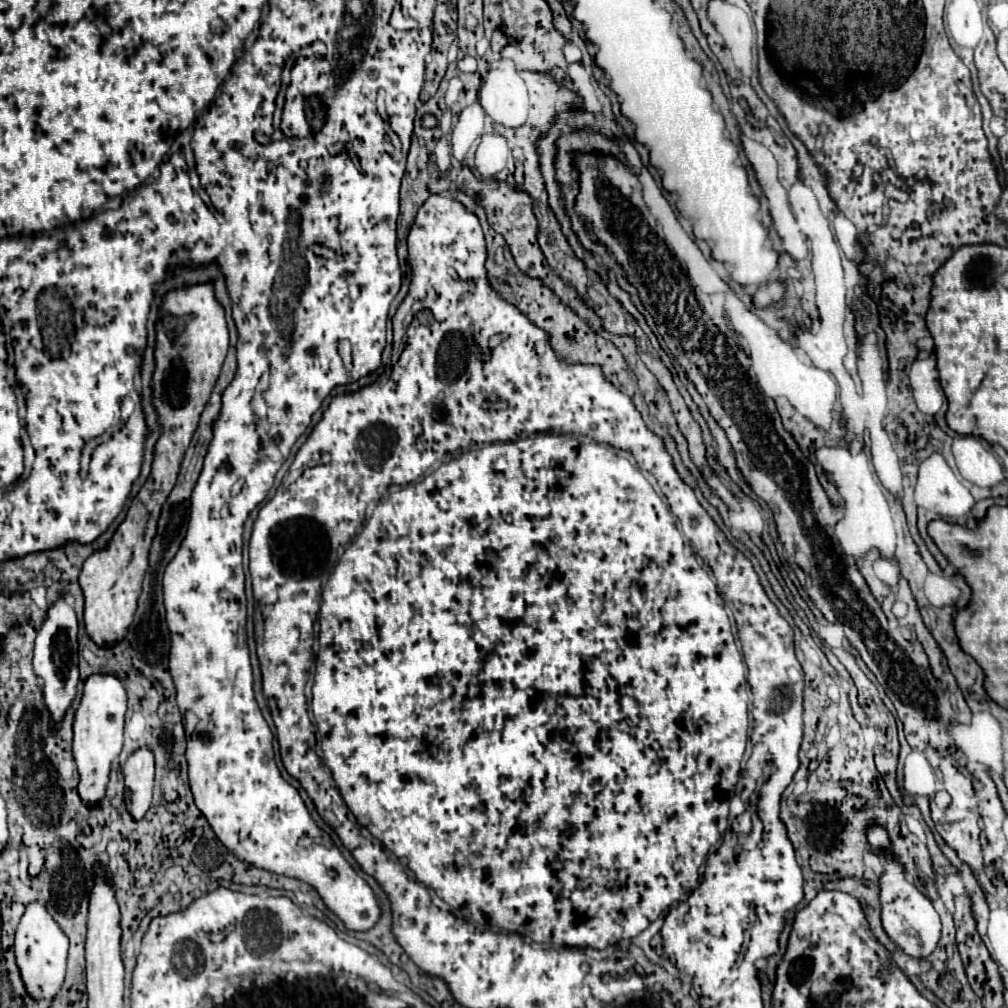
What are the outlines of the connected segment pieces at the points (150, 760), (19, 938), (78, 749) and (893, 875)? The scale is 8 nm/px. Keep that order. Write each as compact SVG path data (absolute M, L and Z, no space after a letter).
M138 749L128 757L122 773L126 781L126 809L134 821L140 821L152 803L154 757L146 749Z
M30 903L26 913L22 915L16 929L14 951L16 951L16 965L20 969L28 995L34 1001L52 1001L64 983L68 937L54 923L54 919L46 911L46 907L42 907L42 903Z
M90 675L84 685L84 697L76 711L73 723L72 753L78 763L80 783L78 795L84 805L94 807L106 795L106 783L110 777L112 761L122 751L122 731L126 715L126 691L122 681L114 675Z
M872 825L868 829L868 841L872 847L880 849L882 859L882 877L880 877L880 905L882 905L882 927L886 935L910 957L922 959L928 957L940 939L940 917L930 900L917 890L914 883L906 877L904 867L888 851L890 841L888 833L882 827Z

